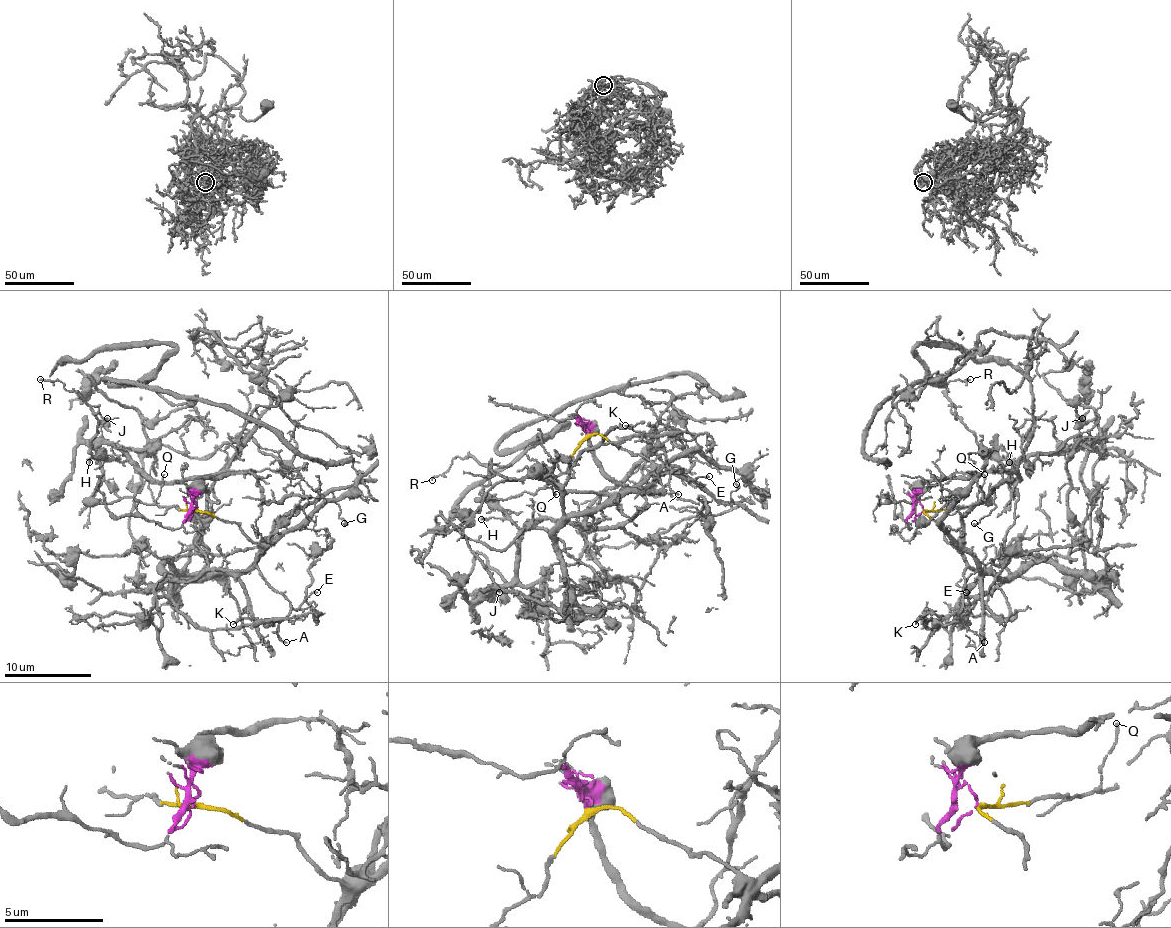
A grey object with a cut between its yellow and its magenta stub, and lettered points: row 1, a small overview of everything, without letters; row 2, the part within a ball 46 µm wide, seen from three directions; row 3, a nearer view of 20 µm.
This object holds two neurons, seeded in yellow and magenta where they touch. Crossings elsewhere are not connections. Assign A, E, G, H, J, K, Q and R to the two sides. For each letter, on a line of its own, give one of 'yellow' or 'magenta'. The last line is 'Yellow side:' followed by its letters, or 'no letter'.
A: yellow
E: yellow
G: yellow
H: magenta
J: magenta
K: yellow
Q: yellow
R: magenta
Yellow side: A, E, G, K, Q

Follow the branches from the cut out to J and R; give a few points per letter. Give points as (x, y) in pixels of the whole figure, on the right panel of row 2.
J: (923, 511), (917, 491), (926, 482), (993, 472), (1017, 474), (1011, 482), (1024, 458), (1074, 445), (1083, 417)
R: (923, 511), (926, 482), (1017, 476), (1008, 480), (1017, 461), (991, 458), (947, 395), (950, 380), (969, 380)

